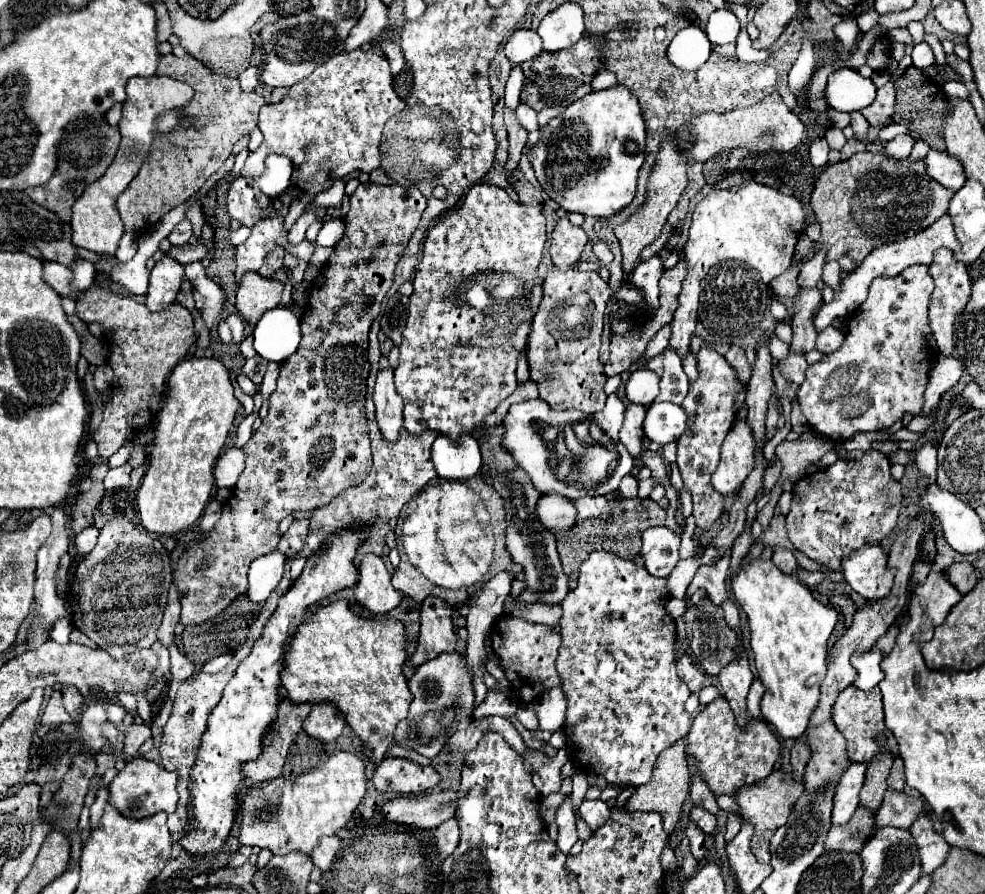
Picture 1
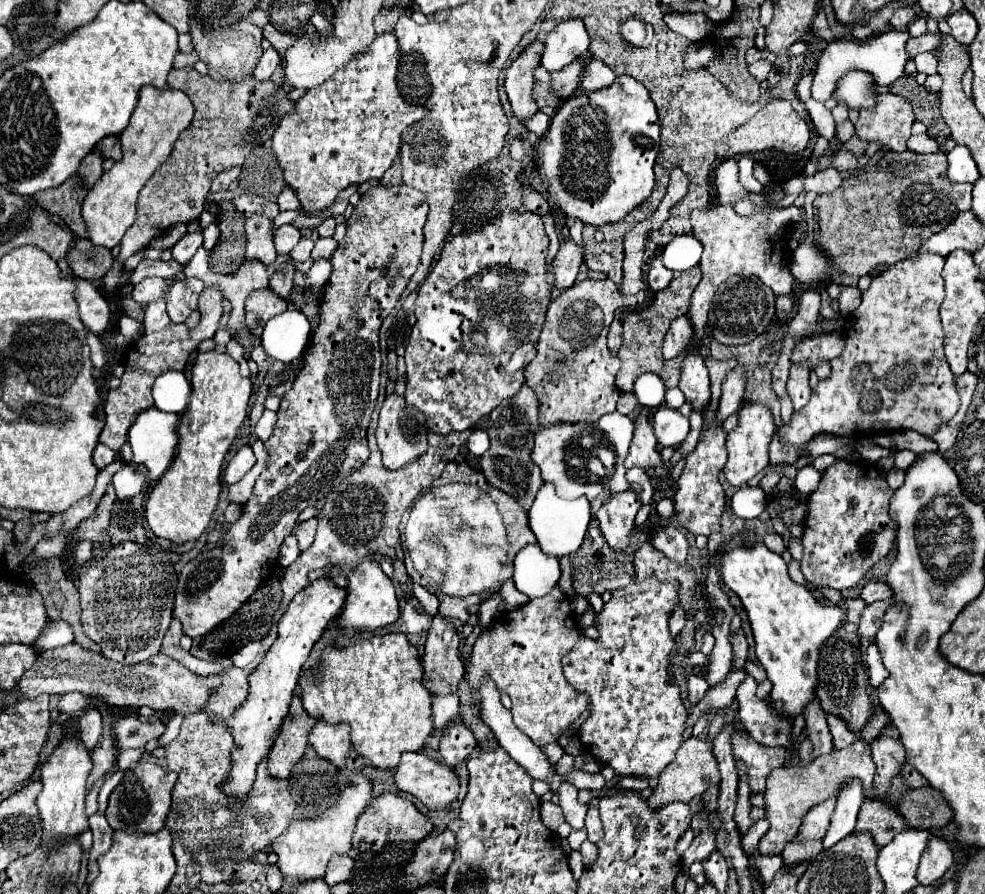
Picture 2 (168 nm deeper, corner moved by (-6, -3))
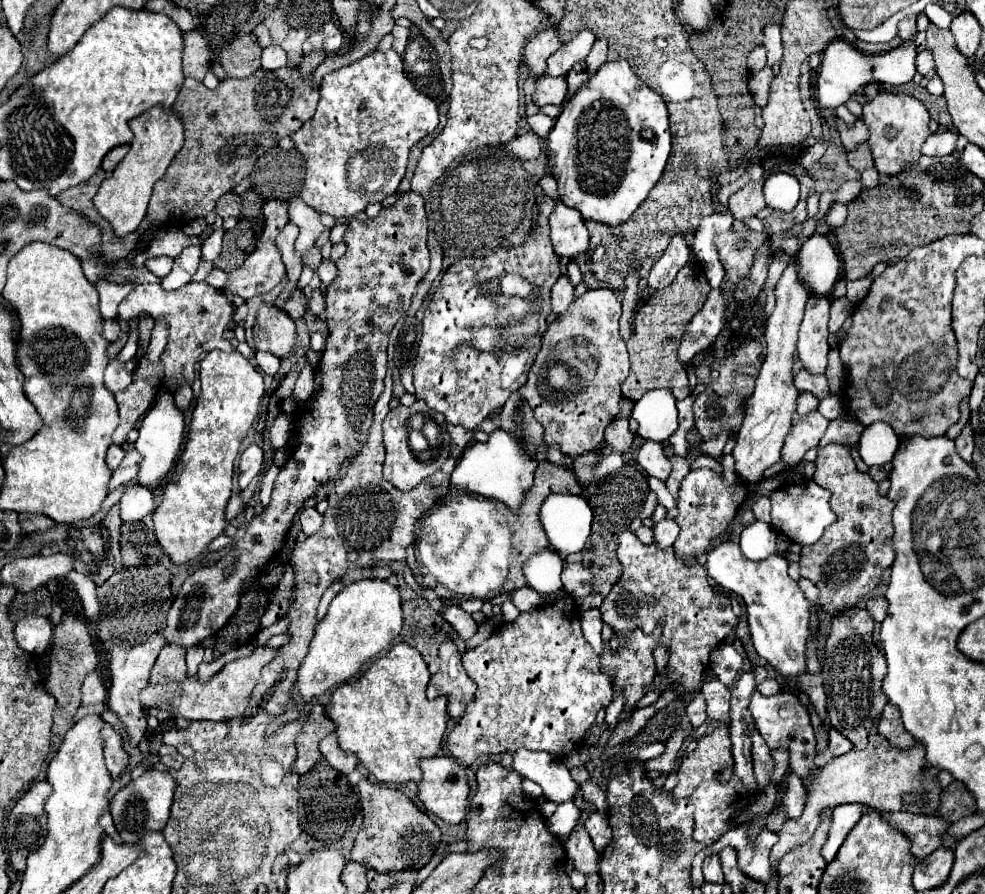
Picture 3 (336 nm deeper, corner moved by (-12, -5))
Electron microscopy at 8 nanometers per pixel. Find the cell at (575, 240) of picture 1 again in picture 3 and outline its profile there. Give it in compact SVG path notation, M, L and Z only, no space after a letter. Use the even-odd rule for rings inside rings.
M562 275L562 277L556 281L556 285L552 287L552 301L550 301L552 313L554 313L554 315L562 315L572 301L574 301L574 287L570 285L568 277Z

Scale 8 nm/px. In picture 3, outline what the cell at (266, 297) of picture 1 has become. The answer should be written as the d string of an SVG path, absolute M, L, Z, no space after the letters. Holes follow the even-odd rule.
M262 305L258 309L254 325L256 351L268 351L278 359L286 359L296 349L294 321L274 305Z

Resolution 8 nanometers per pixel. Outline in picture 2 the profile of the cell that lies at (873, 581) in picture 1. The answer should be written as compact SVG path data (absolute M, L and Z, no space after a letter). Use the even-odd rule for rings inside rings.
M868 579L864 583L864 589L862 589L862 595L860 597L866 603L874 603L874 601L882 601L882 599L892 597L892 589L886 583L878 581L878 579Z

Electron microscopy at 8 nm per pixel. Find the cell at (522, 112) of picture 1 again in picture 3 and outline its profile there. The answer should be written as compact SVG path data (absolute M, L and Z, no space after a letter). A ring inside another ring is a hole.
M538 113L538 115L532 115L532 117L528 117L528 125L530 125L530 129L538 135L538 137L548 137L548 133L550 133L550 129L554 127L554 119L550 119L550 117L546 117L546 115L542 115L542 113Z

